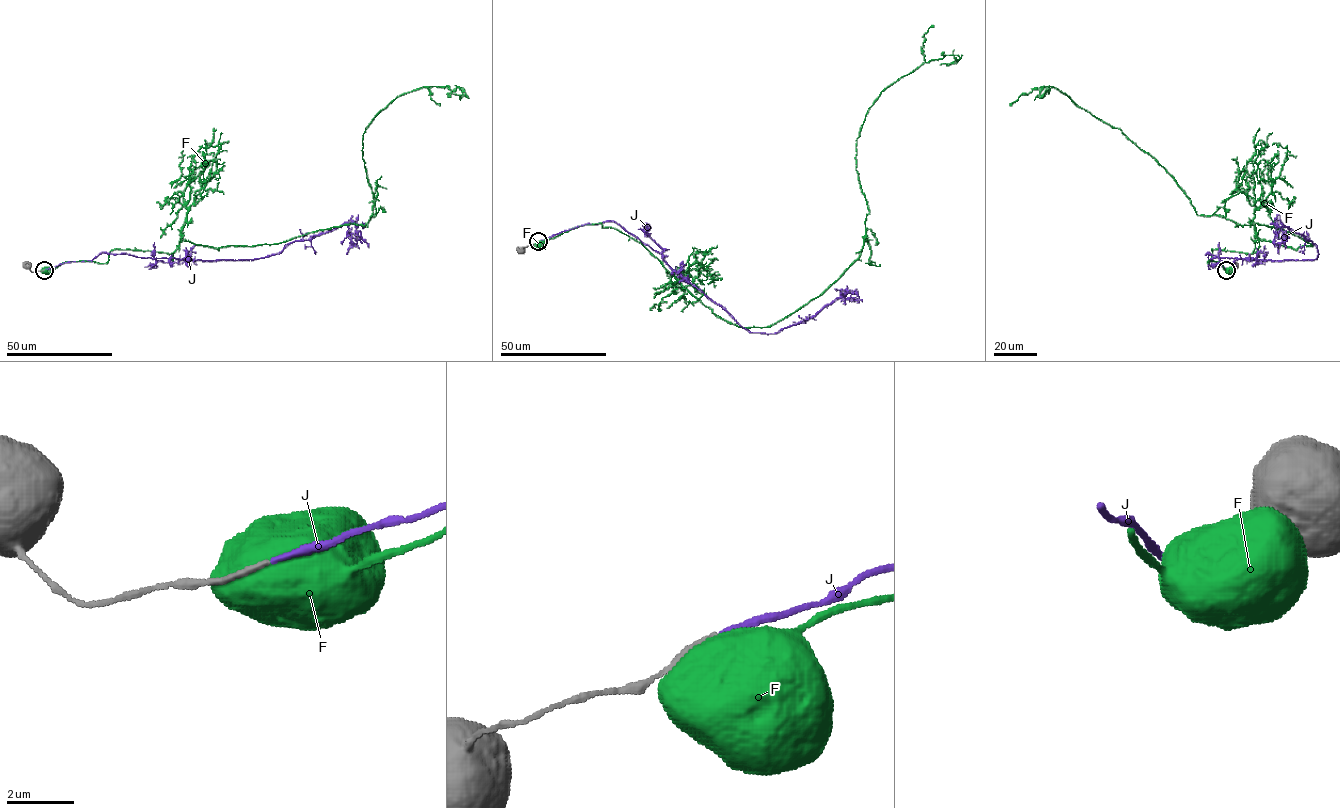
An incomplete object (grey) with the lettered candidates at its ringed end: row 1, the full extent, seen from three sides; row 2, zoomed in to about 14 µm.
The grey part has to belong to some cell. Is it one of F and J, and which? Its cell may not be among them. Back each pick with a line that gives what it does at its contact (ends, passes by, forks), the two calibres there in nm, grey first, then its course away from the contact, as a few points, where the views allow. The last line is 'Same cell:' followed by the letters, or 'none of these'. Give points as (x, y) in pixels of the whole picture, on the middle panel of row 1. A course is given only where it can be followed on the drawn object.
J: It ends there. Thickness 150 nm (grey) against 160 nm. Its course: (538, 241), (586, 223), (613, 220), (751, 332), (777, 333), (815, 316), (837, 298), (862, 302)
Same cell: J

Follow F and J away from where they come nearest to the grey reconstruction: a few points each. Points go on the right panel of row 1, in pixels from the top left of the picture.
F: (1227, 270), (1208, 264), (1211, 249), (1312, 244), (1197, 214), (1119, 129), (1057, 89), (1039, 95), (1049, 93)
J: (1226, 269), (1205, 253), (1285, 260), (1318, 256), (1311, 242), (1282, 224), (1286, 248)

